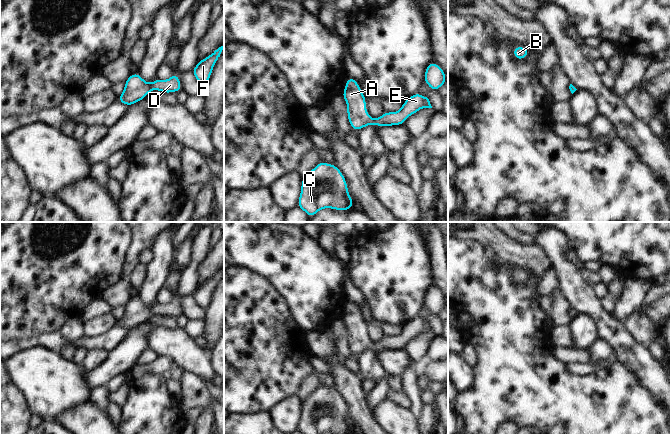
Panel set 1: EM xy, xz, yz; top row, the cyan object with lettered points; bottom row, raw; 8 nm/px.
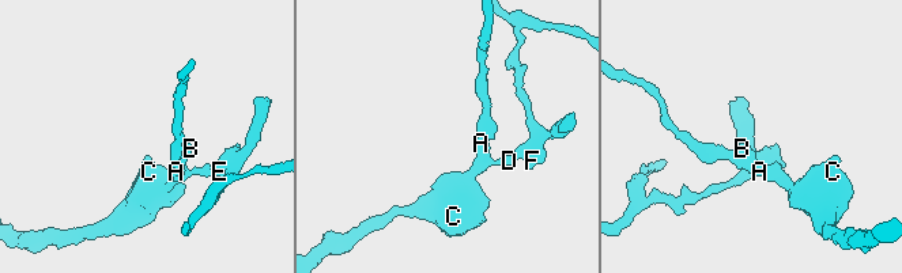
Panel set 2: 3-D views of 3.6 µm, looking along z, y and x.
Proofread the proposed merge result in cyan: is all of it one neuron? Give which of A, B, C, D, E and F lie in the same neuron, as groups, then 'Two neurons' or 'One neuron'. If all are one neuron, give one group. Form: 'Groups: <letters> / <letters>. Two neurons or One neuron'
Groups: A B C D E F. One neuron.

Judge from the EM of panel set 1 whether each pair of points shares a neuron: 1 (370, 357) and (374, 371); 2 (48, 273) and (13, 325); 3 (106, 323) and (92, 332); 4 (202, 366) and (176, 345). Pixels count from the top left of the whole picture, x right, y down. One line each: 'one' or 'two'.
1: one
2: one
3: one
4: one

